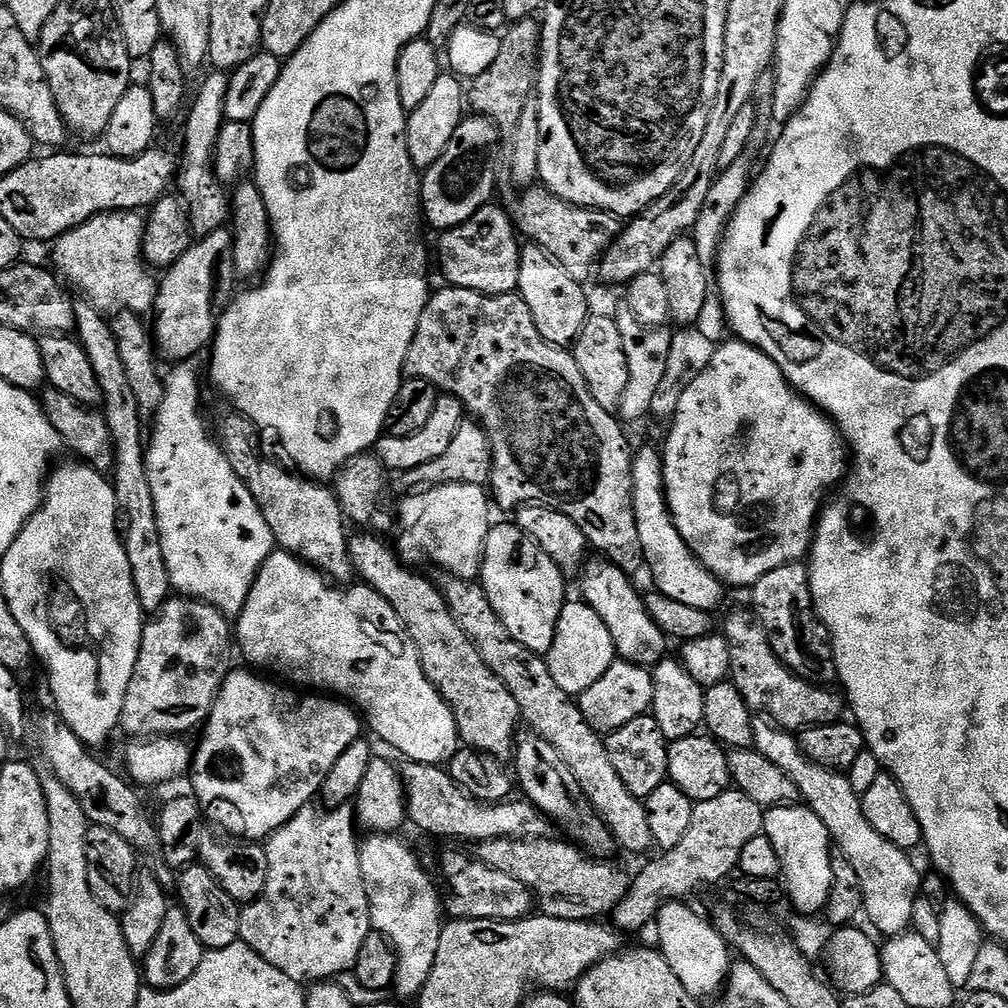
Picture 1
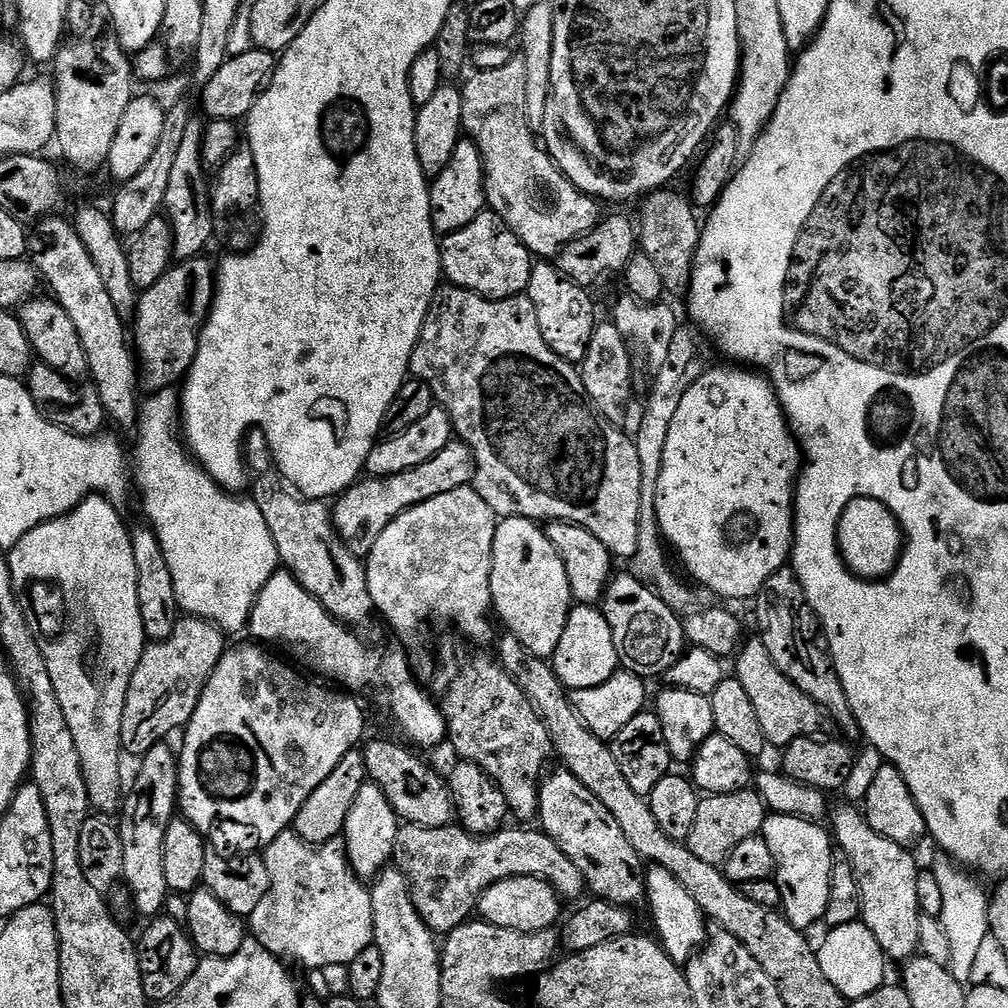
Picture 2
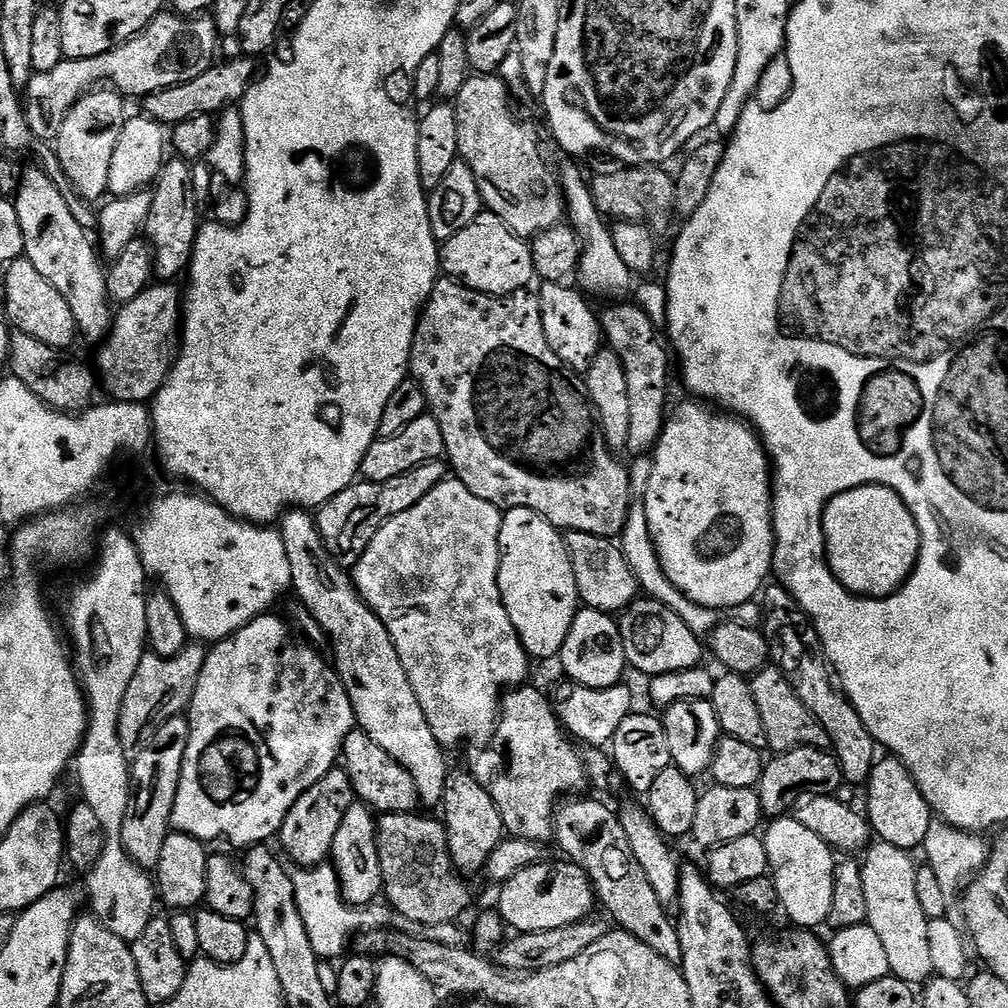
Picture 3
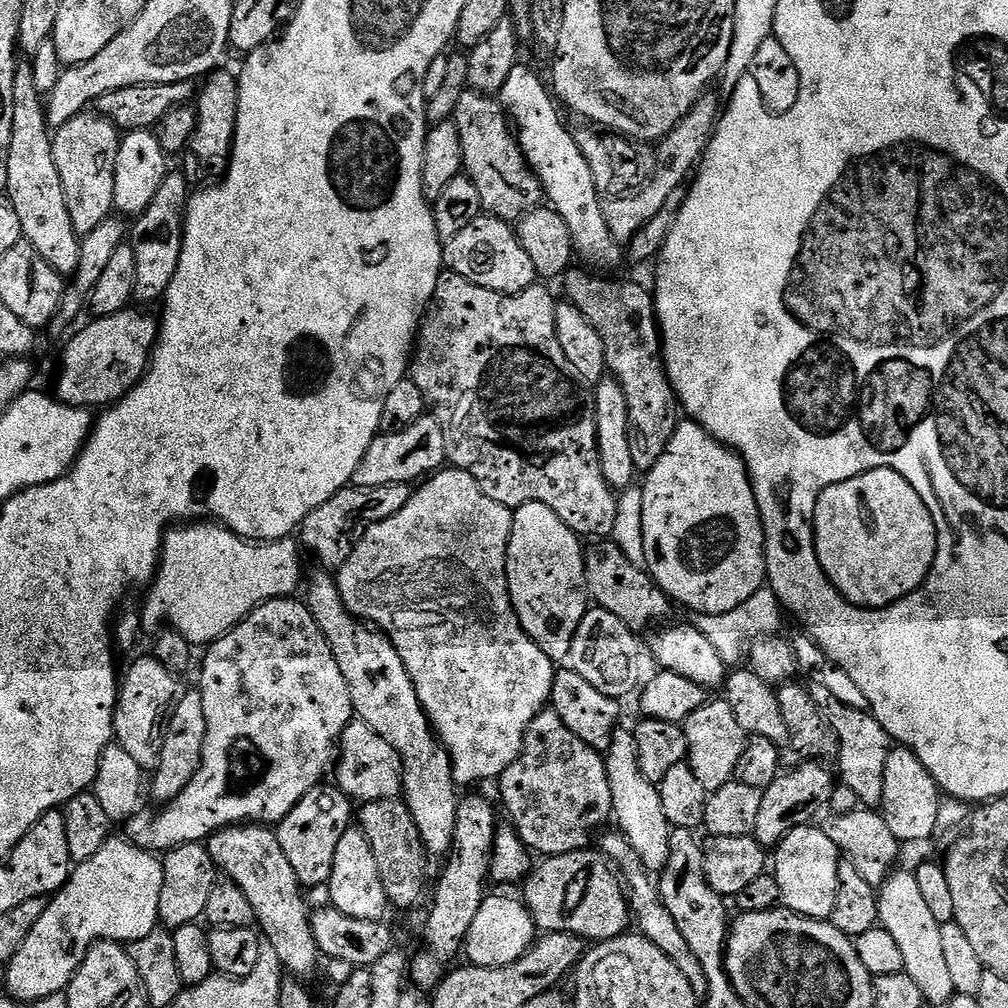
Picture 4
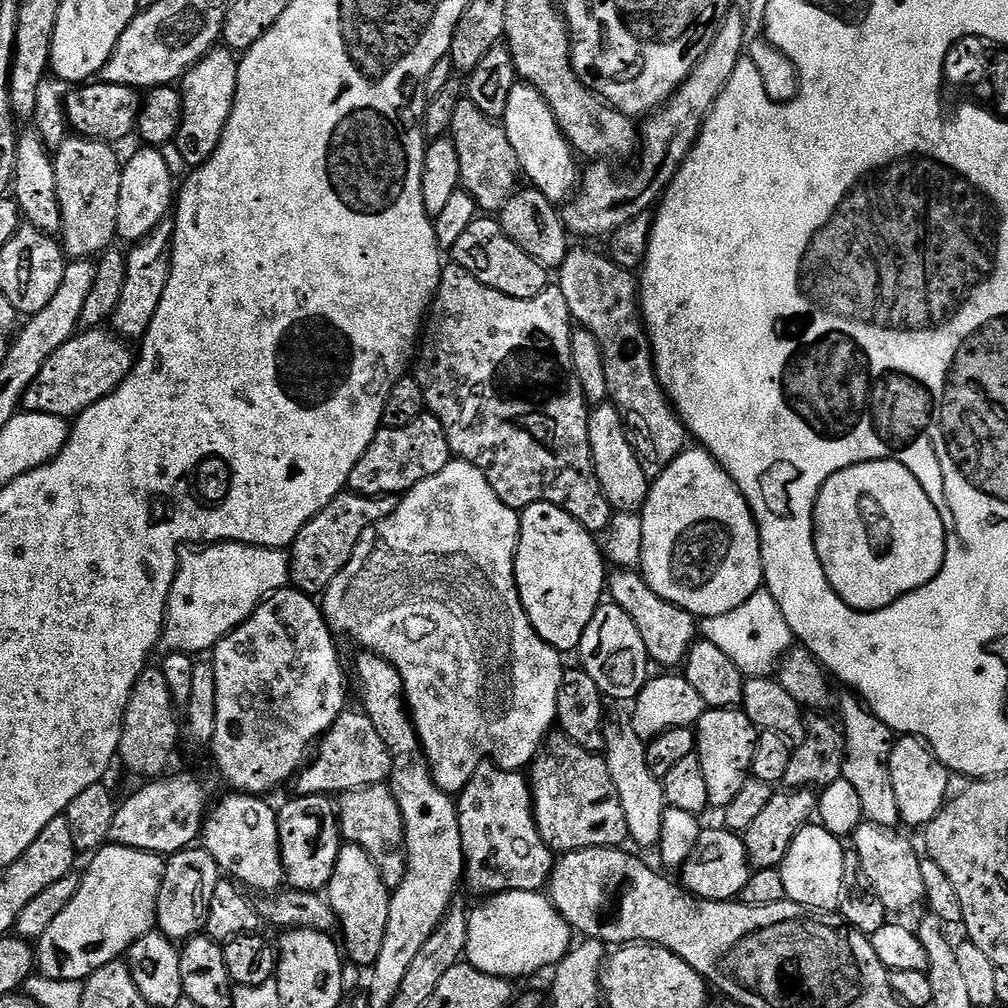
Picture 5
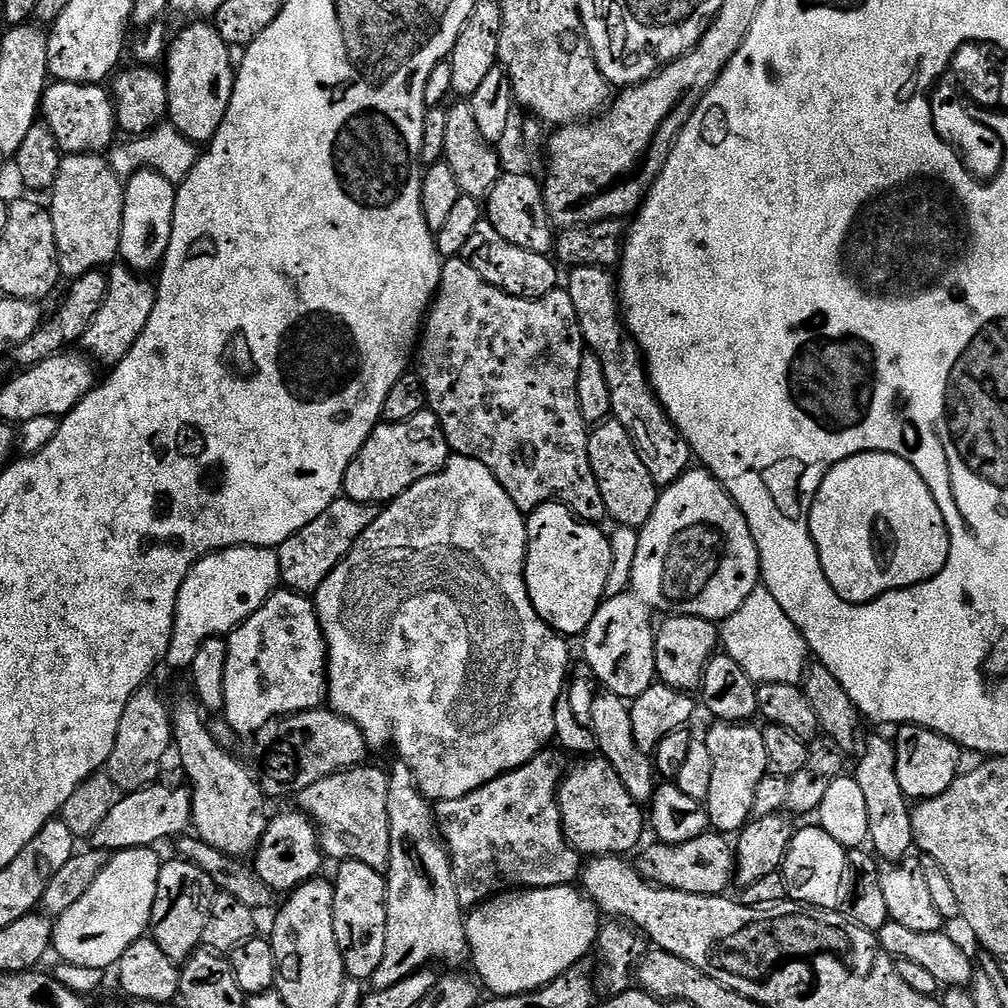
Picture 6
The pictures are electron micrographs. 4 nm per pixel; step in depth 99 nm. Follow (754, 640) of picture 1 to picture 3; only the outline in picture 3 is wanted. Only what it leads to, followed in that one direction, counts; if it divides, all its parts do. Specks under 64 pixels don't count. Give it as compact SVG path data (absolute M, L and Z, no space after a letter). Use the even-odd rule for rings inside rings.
M767 666L751 677L752 693L758 702L758 712L764 719L766 744L779 754L789 748L823 748L829 747L828 732L822 726L820 718L812 713L798 698L794 686L788 681L787 675L773 666Z

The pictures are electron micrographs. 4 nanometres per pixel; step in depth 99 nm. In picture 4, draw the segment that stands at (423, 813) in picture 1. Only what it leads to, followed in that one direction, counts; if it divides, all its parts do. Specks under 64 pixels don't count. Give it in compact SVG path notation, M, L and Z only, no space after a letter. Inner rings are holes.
M353 719L352 723L346 726L338 741L338 763L335 768L336 787L355 798L361 805L375 800L395 800L401 795L404 786L404 767L398 758L398 750L394 750L394 746L390 746L386 738L378 738L378 734L374 734L374 730L366 726L366 722Z

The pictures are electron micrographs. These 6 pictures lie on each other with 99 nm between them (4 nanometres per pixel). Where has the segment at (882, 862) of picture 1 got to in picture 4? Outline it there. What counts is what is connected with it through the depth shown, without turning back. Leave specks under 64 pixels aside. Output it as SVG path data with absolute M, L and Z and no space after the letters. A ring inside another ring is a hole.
M893 871L892 875L884 881L878 890L880 898L880 922L879 927L884 928L898 944L902 952L903 971L914 978L914 982L922 989L925 1001L929 1005L940 1004L946 1006L953 996L954 978L950 974L950 965L946 962L946 950L942 946L942 930L926 906L922 893L918 890L918 882L915 881L915 871Z

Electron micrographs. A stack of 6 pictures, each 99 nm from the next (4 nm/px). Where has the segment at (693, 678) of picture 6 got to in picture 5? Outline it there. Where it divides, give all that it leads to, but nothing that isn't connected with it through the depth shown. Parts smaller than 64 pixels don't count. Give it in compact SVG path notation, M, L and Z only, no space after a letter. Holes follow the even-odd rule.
M616 570L607 577L606 592L611 603L619 608L638 626L638 634L642 634L644 651L648 653L653 665L661 664L661 669L676 670L688 659L692 645L698 639L698 620L678 605L663 600L652 592L652 587L644 581L643 575L636 570Z

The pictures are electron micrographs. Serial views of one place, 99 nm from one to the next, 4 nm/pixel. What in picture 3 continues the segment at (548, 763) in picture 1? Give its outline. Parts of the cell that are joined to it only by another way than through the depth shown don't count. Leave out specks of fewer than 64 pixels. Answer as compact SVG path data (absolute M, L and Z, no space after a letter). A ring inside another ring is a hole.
M572 798L563 803L557 811L554 820L554 836L559 842L565 856L571 863L576 864L584 871L592 882L592 888L596 891L599 907L609 912L611 923L617 929L630 933L638 942L646 942L654 954L662 954L666 962L679 965L682 958L682 942L680 941L679 927L668 917L669 909L654 894L654 886L650 886L646 878L646 870L634 858L634 850L630 846L630 838L626 838L626 830L622 826L619 815L611 812L604 804L596 800L580 800L584 798Z

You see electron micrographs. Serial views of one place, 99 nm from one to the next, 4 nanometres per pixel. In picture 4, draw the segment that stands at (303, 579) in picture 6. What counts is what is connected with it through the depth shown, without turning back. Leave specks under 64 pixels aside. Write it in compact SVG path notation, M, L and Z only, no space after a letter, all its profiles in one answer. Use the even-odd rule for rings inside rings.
M391 484L373 488L355 486L343 488L341 492L334 494L334 498L322 502L322 506L318 506L318 510L314 510L300 523L299 543L305 549L308 547L316 555L316 560L320 563L317 565L321 569L338 570L350 558L354 547L354 537L358 530L363 529L366 522L385 520L398 514L398 510L402 510L402 506L406 506L406 502L410 502L413 491L413 485L410 484Z

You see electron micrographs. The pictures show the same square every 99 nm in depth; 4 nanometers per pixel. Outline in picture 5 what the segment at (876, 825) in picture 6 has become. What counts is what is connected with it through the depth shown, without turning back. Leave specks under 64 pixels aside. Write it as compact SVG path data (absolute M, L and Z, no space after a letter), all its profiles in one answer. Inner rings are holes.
M848 694L848 697L840 704L839 727L844 734L844 774L843 779L854 786L858 799L862 801L862 814L864 820L869 824L877 824L882 828L895 829L900 824L900 811L898 810L898 797L894 795L894 782L890 782L890 754L894 743L894 733L886 726L873 712L855 695Z

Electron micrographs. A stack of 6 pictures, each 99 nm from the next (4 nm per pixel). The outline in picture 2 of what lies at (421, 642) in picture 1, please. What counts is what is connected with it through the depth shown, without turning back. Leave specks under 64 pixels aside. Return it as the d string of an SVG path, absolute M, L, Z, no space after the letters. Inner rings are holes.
M444 652L440 656L440 660L440 673L436 676L436 688L440 691L440 696L438 695L440 711L444 713L444 721L448 723L447 743L449 745L452 743L452 748L457 752L457 757L459 757L460 760L469 760L471 764L476 764L494 783L496 783L498 790L502 790L502 794L506 798L509 813L511 813L513 817L517 816L517 818L520 819L517 821L535 821L539 810L538 785L541 781L542 773L546 768L544 767L544 763L550 758L553 759L554 756L552 751L552 739L546 730L543 720L541 720L540 716L537 714L536 707L530 702L530 698L526 698L522 686L518 686L518 682L514 678L510 678L510 674L505 672L504 669L500 667L499 663L494 662L493 657L491 660L488 656L472 656L469 658L468 665L466 665L465 668L459 664L460 656L456 652Z

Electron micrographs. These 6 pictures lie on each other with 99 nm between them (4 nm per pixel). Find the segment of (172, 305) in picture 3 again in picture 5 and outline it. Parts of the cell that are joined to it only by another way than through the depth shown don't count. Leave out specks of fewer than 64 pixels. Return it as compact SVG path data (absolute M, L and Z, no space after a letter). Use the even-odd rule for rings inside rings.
M108 330L81 331L71 340L67 340L54 354L50 354L46 366L42 366L36 380L26 390L22 403L23 411L75 418L90 406L94 406L94 402L106 398L106 394L110 394L116 389L132 372L134 352L133 349L132 352L128 349L131 347L121 337L111 331L108 331L109 333L104 331Z

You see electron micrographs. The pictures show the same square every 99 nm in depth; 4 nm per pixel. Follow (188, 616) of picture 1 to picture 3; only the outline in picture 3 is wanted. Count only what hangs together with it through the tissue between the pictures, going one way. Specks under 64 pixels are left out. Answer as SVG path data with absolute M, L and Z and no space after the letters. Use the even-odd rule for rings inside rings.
M189 642L180 653L174 658L162 658L146 654L142 662L138 662L138 670L134 670L134 678L130 682L130 687L126 690L126 698L122 698L122 710L118 718L118 734L124 747L124 751L129 754L135 754L149 744L158 734L158 730L170 718L181 715L191 705L192 695L198 686L198 674L202 674L202 666L208 657L208 648L200 642Z

